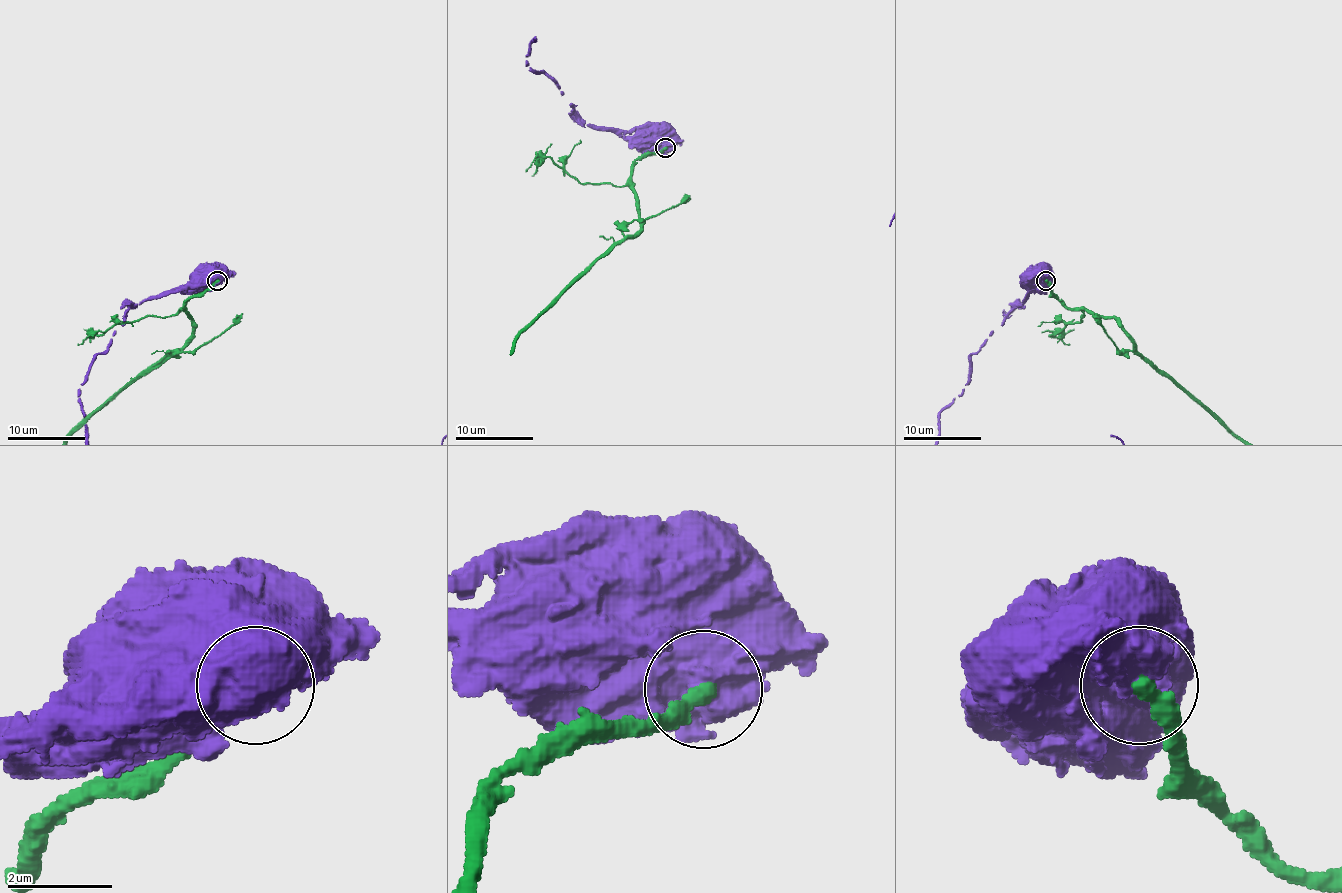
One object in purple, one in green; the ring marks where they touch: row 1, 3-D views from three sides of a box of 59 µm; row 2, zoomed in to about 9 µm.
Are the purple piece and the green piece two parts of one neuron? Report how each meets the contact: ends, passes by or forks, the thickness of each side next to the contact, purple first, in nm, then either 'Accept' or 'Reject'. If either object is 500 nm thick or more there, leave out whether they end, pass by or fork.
Thickness 800 nm (purple) against 340 nm. Reject

